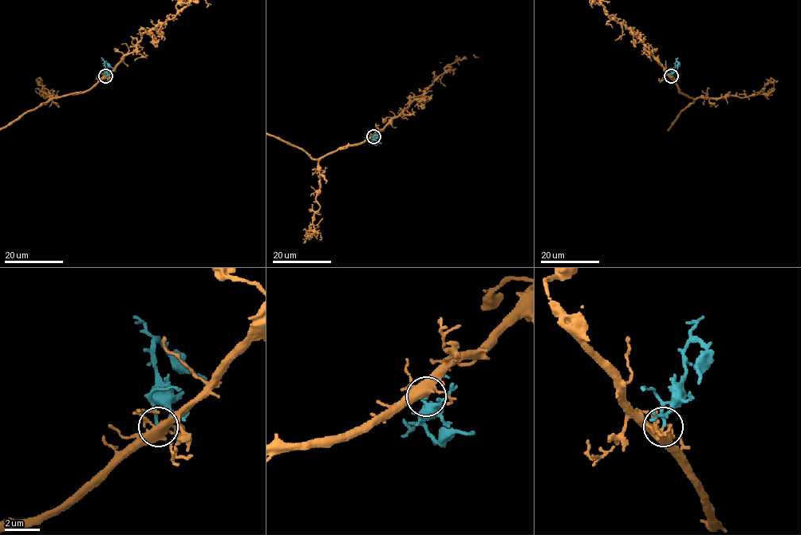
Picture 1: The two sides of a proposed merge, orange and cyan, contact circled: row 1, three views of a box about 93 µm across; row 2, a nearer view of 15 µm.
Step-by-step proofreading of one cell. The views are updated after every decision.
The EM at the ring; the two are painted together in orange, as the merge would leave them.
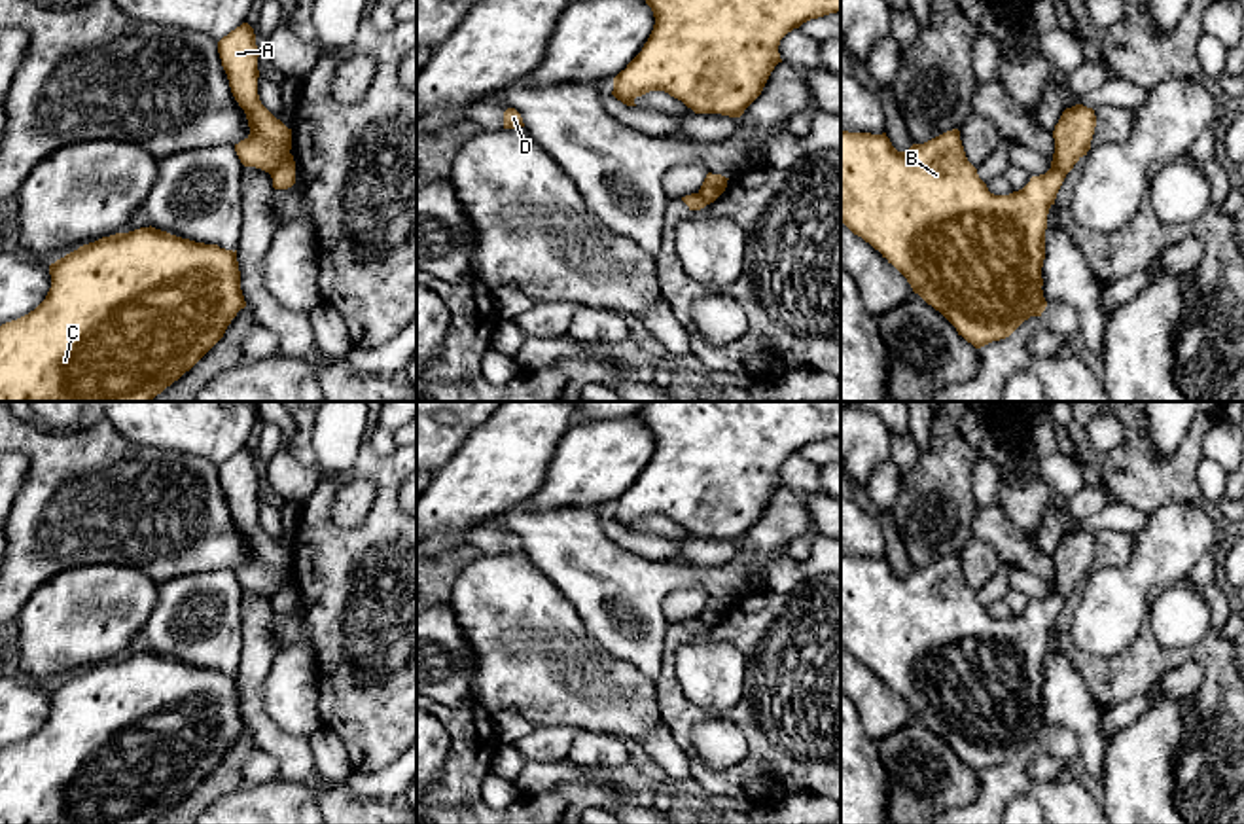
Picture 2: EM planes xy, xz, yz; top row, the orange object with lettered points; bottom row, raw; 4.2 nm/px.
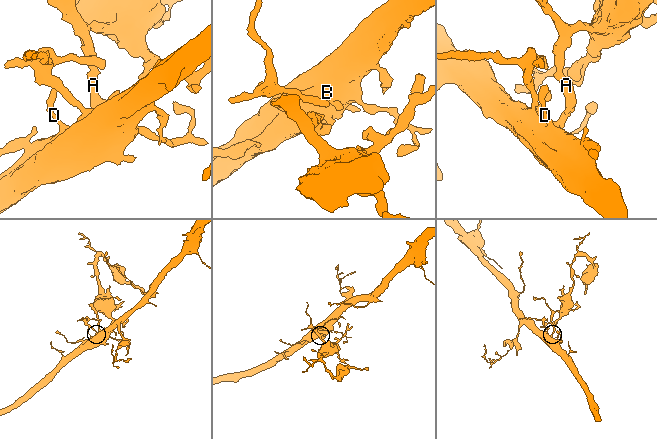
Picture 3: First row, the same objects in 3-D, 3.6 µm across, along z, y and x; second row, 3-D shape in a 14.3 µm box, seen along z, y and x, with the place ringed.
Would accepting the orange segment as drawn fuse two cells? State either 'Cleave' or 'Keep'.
Cleave

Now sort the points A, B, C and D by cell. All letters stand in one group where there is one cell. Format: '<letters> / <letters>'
A / B C D

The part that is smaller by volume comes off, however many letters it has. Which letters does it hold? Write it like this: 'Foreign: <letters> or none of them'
Foreign: A

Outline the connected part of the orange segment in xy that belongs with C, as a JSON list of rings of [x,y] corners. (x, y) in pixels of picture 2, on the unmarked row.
[[[151,650],[83,669],[51,688],[49,699],[45,724],[0,750],[0,824],[153,824],[246,731],[237,674]]]

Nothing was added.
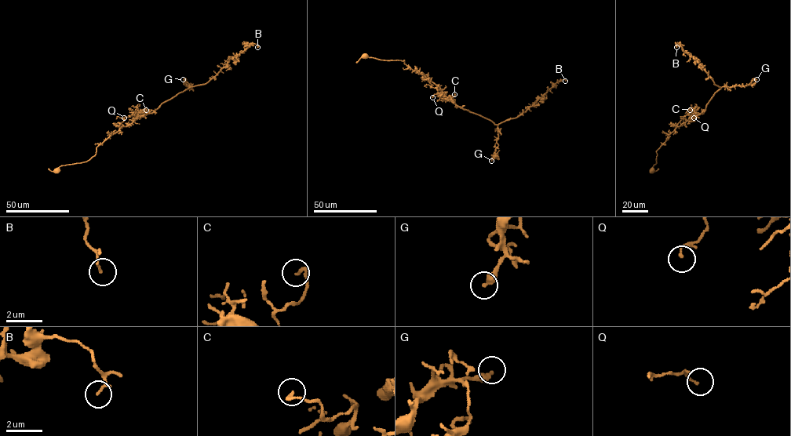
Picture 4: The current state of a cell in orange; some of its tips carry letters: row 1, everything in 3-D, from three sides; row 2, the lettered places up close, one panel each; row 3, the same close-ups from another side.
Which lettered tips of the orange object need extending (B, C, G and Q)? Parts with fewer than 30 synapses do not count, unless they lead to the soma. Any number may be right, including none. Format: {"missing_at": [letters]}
{"missing_at": []}

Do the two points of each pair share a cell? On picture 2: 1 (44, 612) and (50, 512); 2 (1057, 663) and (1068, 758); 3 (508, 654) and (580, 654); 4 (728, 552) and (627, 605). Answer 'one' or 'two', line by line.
1: two
2: two
3: one
4: two

